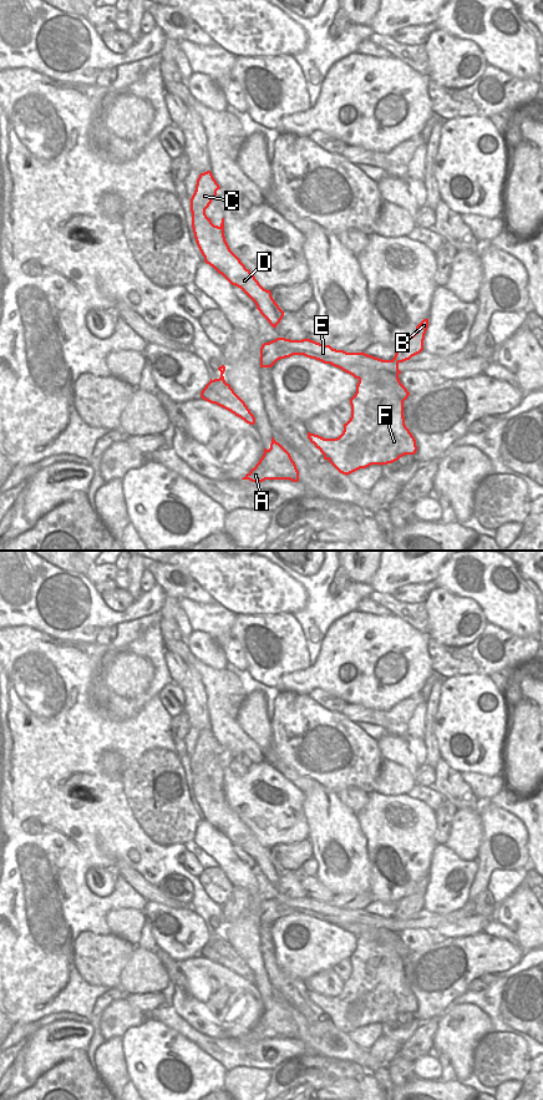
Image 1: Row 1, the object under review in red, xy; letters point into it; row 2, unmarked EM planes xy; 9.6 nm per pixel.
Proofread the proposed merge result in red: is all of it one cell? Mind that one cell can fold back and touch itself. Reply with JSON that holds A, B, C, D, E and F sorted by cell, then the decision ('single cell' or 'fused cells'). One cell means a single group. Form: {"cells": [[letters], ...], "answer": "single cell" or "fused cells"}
{"cells": [["A", "B", "F"], ["C", "D", "E"]], "answer": "fused cells"}

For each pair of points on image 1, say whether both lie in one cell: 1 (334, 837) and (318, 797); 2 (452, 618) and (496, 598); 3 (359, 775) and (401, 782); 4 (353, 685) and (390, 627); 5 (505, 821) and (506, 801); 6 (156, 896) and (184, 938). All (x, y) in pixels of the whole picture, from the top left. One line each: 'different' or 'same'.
1: same
2: different
3: different
4: same
5: different
6: different

